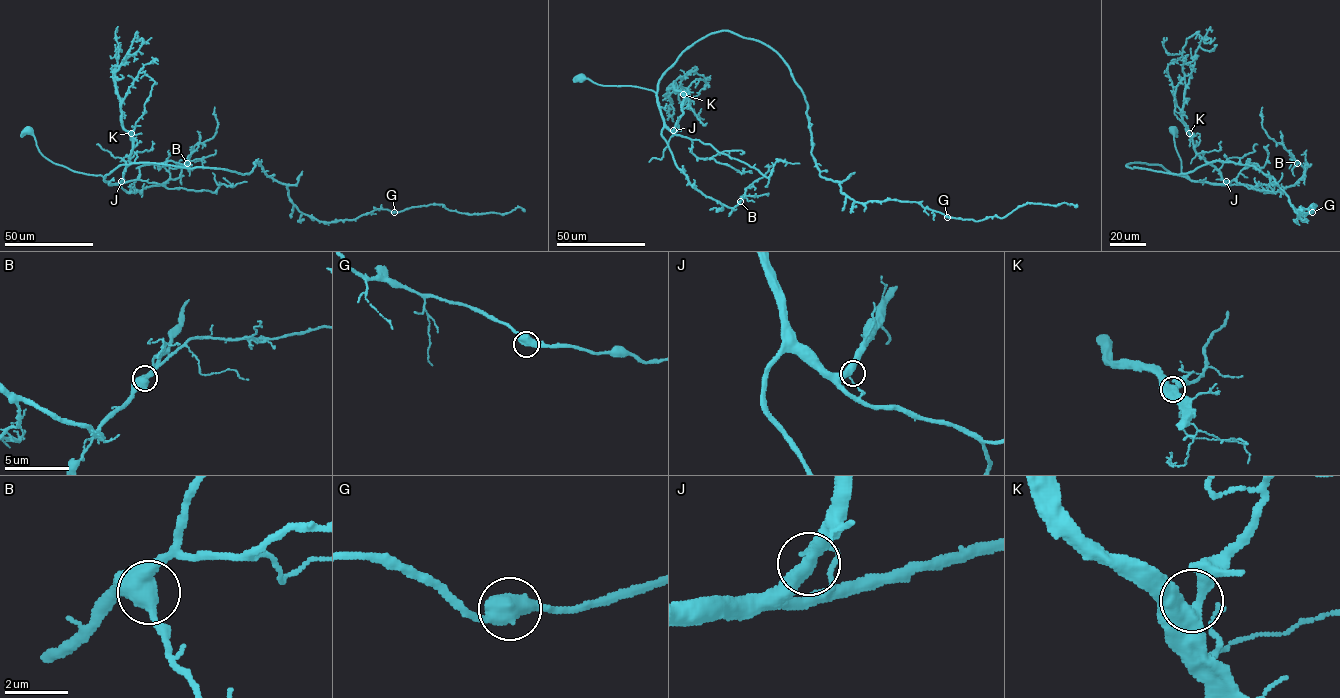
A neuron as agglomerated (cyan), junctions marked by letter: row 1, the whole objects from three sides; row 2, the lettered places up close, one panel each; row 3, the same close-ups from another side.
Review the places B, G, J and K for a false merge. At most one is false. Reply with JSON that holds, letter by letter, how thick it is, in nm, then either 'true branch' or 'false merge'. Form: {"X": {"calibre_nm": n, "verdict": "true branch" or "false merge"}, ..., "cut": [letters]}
{"B": {"calibre_nm": 440, "verdict": "true branch"}, "G": {"calibre_nm": 550, "verdict": "true branch"}, "J": {"calibre_nm": 460, "verdict": "true branch"}, "K": {"calibre_nm": 440, "verdict": "true branch"}, "cut": []}

